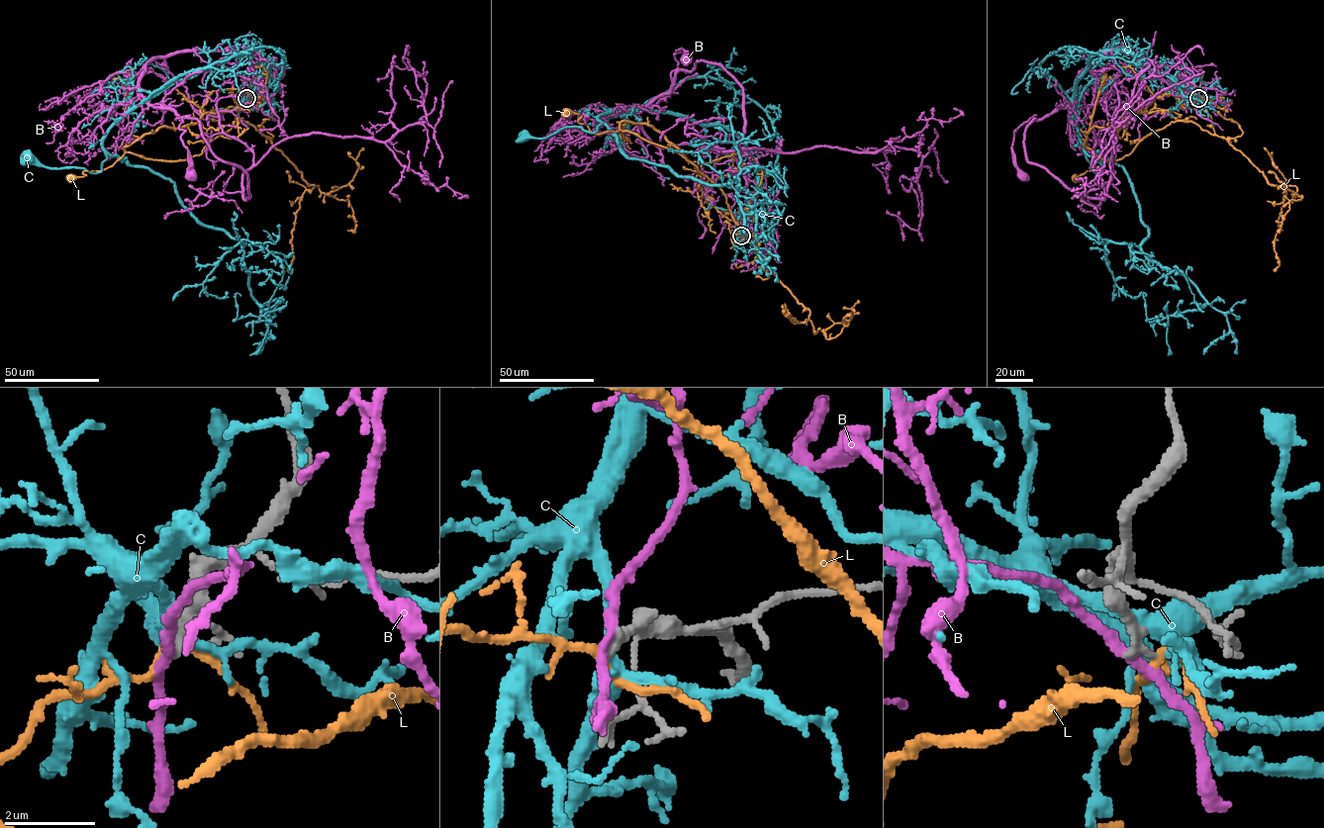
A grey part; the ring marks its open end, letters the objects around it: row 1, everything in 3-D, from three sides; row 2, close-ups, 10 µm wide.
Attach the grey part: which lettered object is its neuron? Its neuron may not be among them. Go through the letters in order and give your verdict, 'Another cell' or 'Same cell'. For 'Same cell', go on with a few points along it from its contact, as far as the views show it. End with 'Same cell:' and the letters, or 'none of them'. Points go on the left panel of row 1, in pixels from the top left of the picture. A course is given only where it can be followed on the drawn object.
B: Another cell
C: Another cell
L: Another cell
Same cell: none of them

